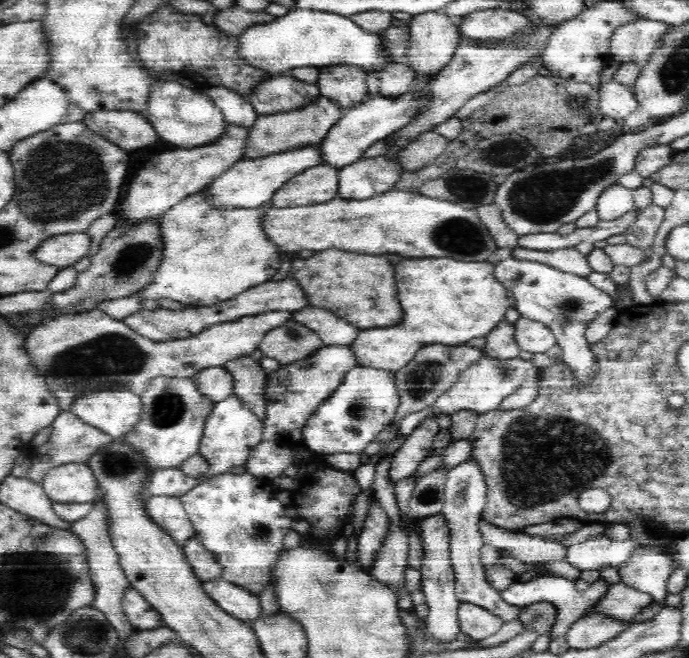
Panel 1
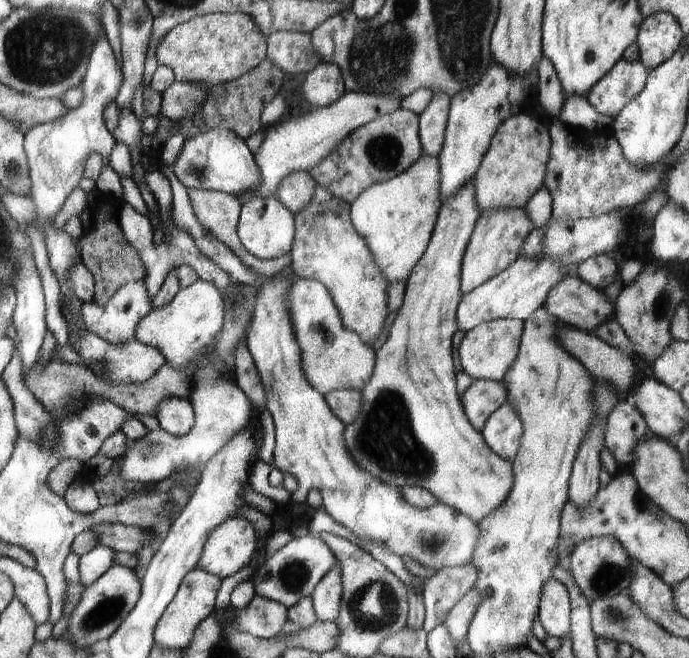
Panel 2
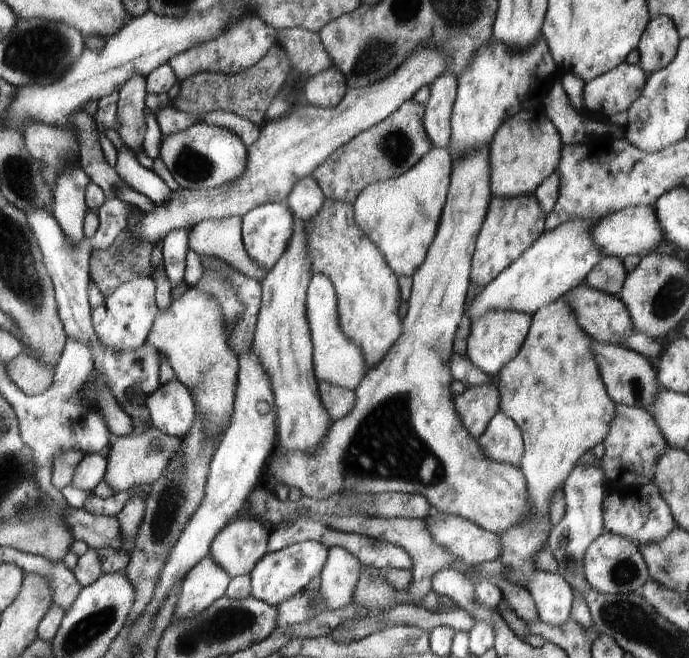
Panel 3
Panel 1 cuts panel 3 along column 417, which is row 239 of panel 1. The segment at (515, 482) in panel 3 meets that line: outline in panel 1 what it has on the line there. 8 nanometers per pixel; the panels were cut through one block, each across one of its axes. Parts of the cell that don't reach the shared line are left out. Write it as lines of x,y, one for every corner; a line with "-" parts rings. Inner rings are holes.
391,191
365,199
344,199
337,197
326,203
312,204
308,207
278,208
266,210
262,218
262,226
267,237
276,244
277,249
291,253
294,257
303,249
322,251
338,248
364,255
384,255
396,252
406,258
448,258
465,262
488,261
488,257
496,252
493,240
486,225
480,222
476,209
465,209
454,202
436,199
420,192

